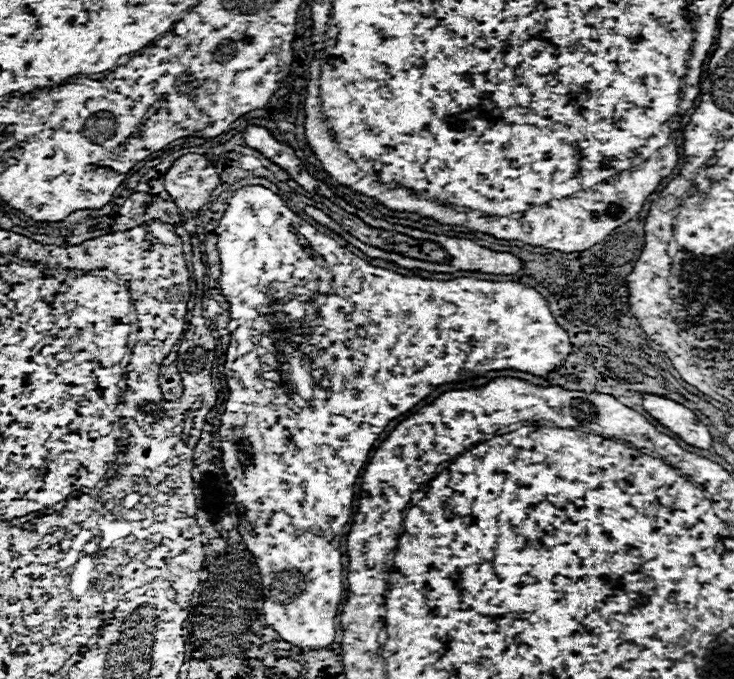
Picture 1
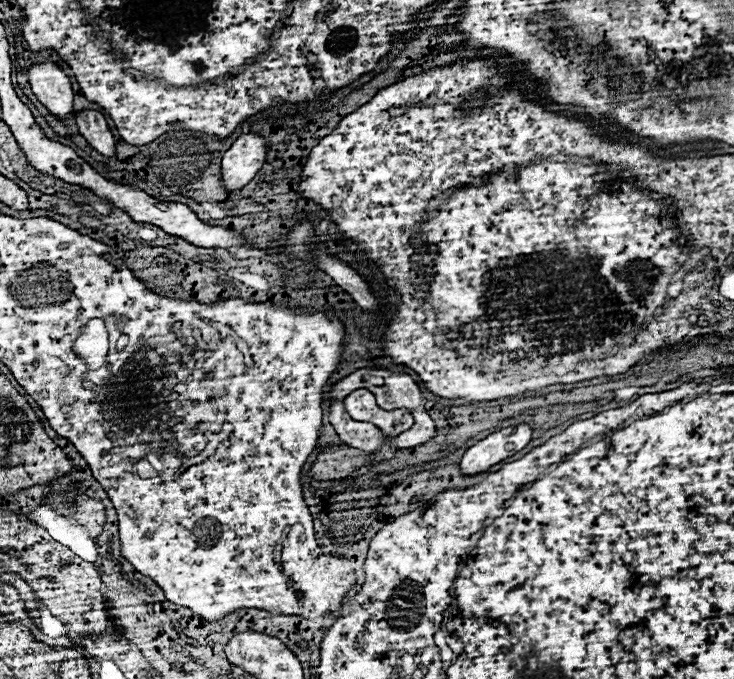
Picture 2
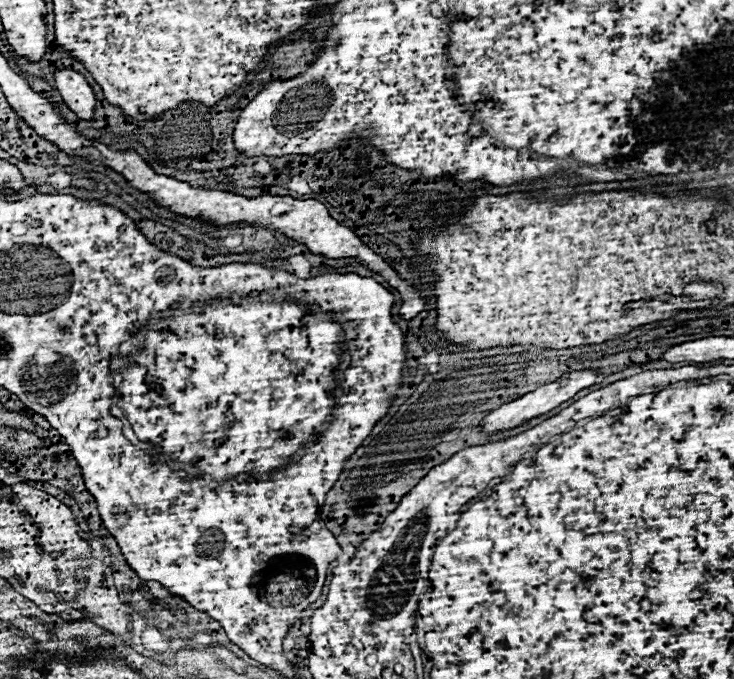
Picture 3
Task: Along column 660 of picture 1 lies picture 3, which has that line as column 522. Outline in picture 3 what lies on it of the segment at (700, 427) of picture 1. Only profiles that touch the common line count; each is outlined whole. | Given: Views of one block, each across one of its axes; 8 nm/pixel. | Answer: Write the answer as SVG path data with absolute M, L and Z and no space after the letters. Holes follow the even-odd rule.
M582 370L582 372L564 374L564 376L558 378L556 382L544 384L544 386L536 388L534 392L528 392L528 394L524 394L522 398L518 398L518 400L514 400L514 402L508 402L508 404L502 404L500 408L488 412L486 418L482 420L480 428L482 428L484 434L498 434L498 432L512 430L512 428L516 428L516 426L520 426L520 424L524 424L524 422L528 422L528 420L532 420L532 418L536 418L536 416L540 416L540 414L546 414L546 412L558 408L560 404L564 404L566 400L570 400L576 392L580 392L580 390L584 390L584 388L596 384L596 380L598 380L598 374L594 374L592 370Z

